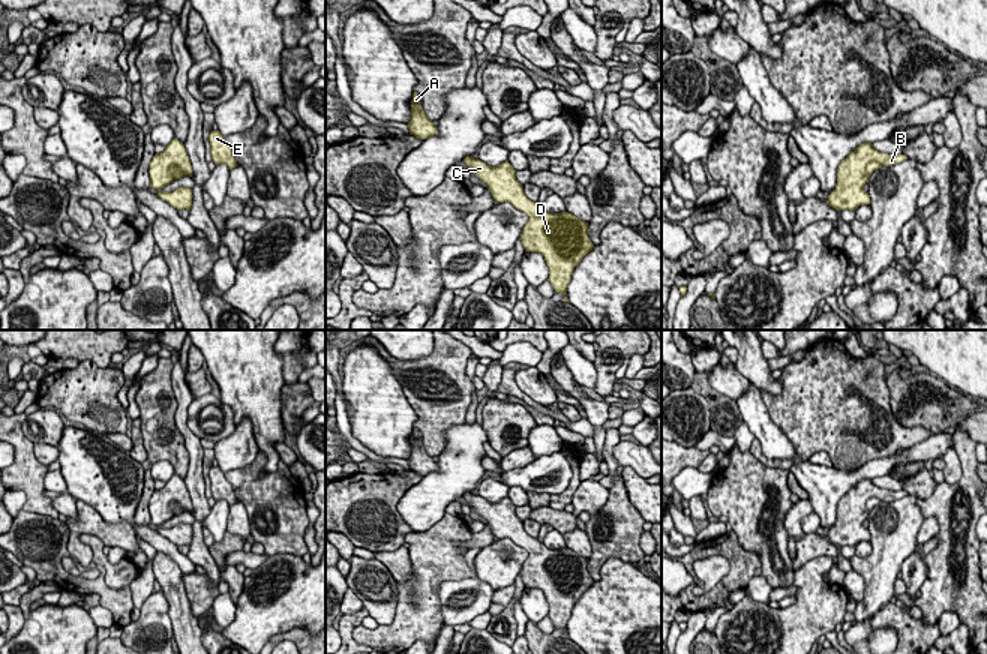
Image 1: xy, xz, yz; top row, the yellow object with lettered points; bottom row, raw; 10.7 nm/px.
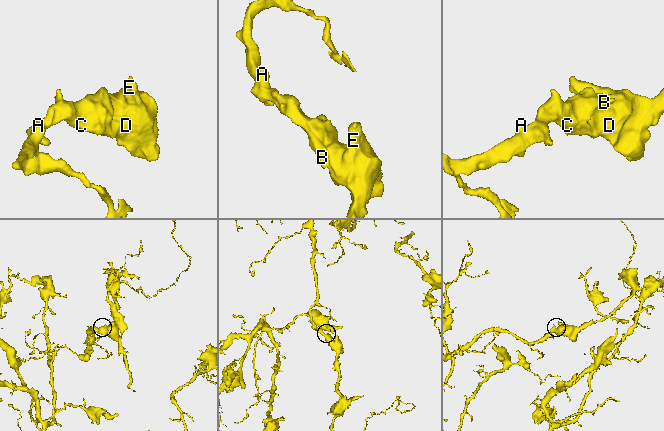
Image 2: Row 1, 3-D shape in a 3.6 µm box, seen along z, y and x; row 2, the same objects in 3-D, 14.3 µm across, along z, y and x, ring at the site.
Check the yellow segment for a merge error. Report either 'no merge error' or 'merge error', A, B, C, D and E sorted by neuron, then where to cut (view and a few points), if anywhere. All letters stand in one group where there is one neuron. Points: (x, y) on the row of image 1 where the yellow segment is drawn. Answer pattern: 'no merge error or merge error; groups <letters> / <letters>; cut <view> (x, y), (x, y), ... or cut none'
no merge error; groups A B C D E; cut none

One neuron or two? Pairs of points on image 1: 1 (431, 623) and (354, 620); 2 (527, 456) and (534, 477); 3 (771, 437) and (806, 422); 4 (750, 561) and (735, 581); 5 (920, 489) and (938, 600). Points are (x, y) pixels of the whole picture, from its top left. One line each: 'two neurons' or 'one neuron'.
1: two neurons
2: two neurons
3: two neurons
4: one neuron
5: two neurons

